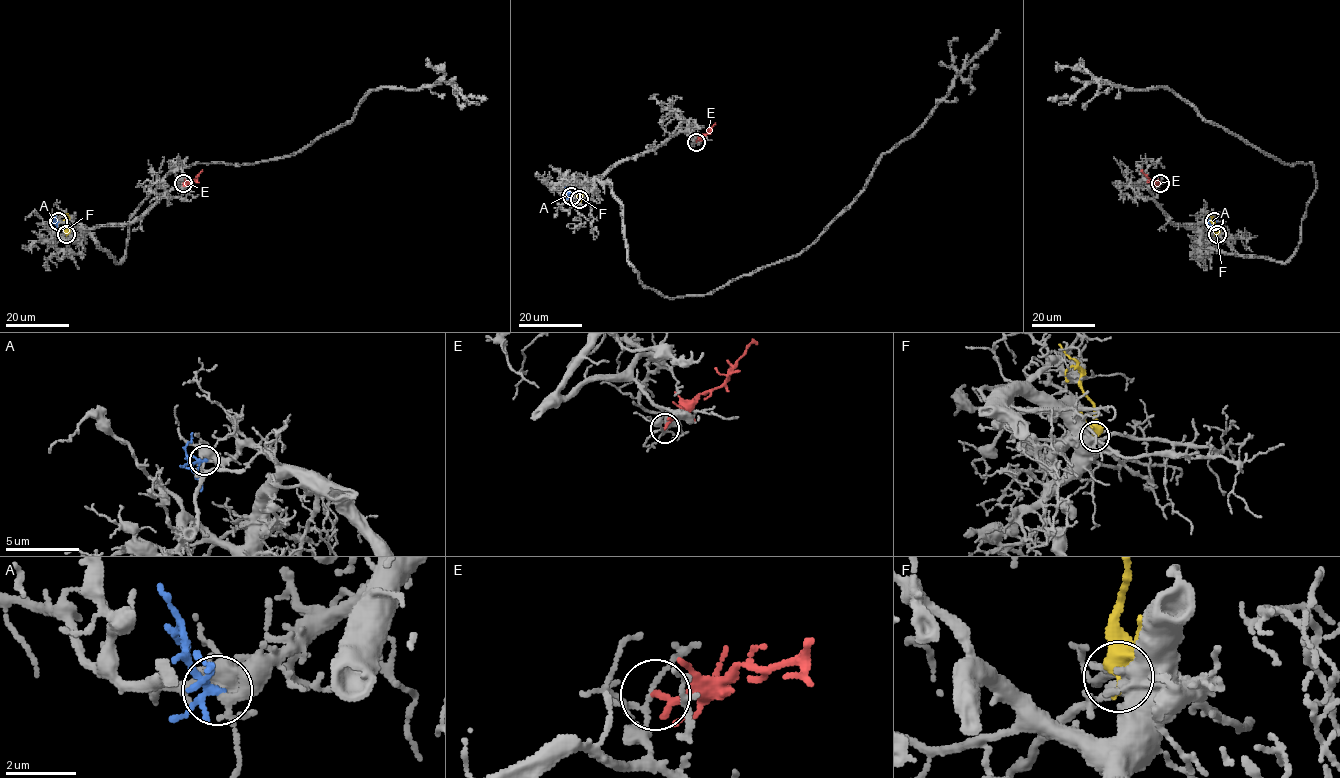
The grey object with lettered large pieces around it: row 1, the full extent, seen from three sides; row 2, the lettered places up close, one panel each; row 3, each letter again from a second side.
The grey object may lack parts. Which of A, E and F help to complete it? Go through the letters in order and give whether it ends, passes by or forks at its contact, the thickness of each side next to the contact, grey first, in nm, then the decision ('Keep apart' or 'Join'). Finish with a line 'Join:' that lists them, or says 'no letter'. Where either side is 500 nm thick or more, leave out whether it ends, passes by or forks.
A: It forks there. Thickness 200 nm (grey) against 160 nm. Join
E: It ends there. Thickness 110 nm (grey) against 180 nm. Keep apart
F: It forks there. Thickness 360 nm (grey) against 400 nm. Keep apart
Join: A

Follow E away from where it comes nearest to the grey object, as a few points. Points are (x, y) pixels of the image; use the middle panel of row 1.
E: (695, 142), (714, 123)

